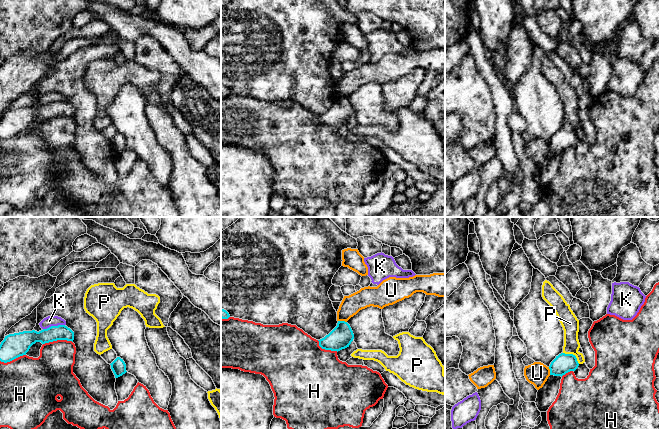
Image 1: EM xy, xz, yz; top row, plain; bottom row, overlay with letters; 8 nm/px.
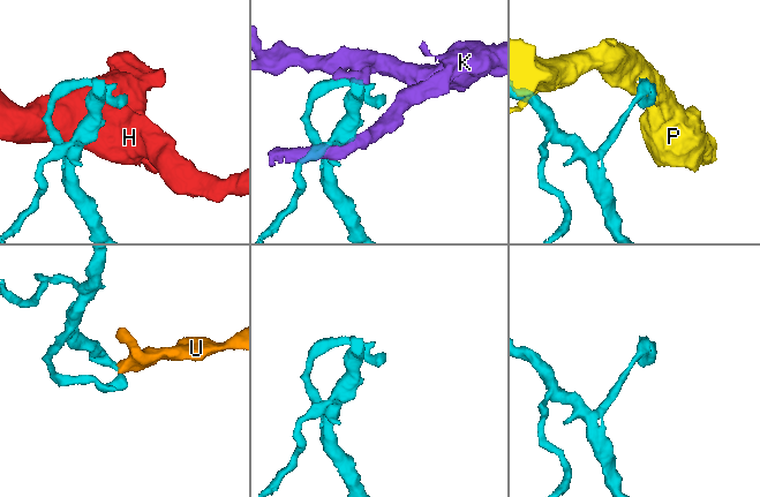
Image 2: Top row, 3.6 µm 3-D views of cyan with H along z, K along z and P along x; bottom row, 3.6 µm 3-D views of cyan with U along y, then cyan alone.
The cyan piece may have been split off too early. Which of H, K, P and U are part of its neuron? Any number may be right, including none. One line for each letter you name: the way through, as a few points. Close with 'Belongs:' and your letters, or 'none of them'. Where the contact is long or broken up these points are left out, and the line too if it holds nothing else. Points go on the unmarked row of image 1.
Belongs: none of them

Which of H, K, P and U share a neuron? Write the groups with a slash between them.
H / K / P / U

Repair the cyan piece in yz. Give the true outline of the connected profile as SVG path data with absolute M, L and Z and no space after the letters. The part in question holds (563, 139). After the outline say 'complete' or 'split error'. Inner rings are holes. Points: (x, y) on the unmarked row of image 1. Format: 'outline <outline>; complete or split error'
outline M561 129L551 138L550 151L562 153L570 147L575 147L578 142L579 139L575 131Z; complete

